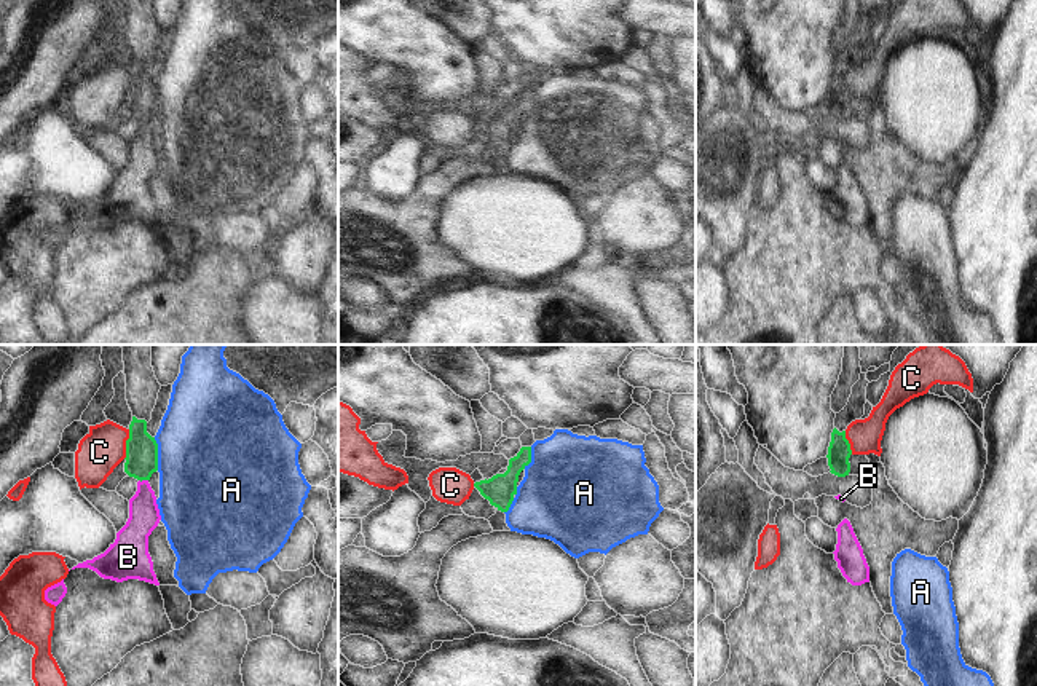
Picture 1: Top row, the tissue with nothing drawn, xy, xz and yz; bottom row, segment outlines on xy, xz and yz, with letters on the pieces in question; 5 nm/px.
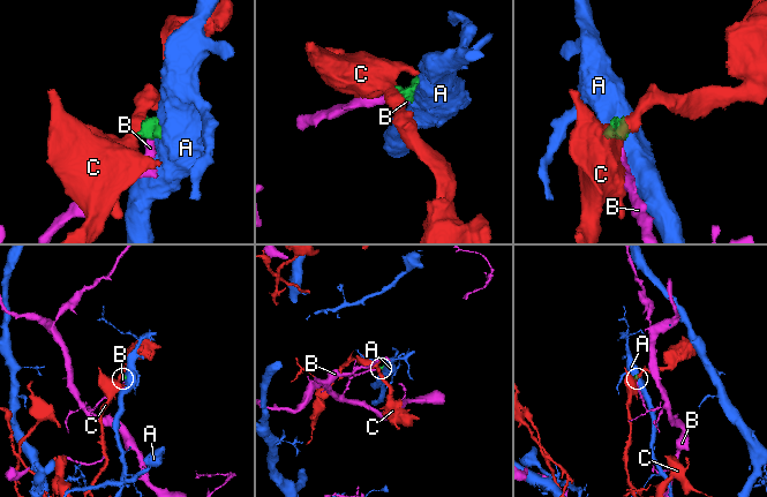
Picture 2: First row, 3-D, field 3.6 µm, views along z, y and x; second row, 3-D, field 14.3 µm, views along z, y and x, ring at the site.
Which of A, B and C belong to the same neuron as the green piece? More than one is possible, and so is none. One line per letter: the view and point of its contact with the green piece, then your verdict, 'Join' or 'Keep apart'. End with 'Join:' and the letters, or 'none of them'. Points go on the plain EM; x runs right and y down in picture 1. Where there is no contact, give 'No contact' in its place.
A: Touches green at xy (157, 96). Keep apart
B: Touches green at xy (144, 122). Join
C: Touches green at xy (126, 86). Keep apart
Join: B.

